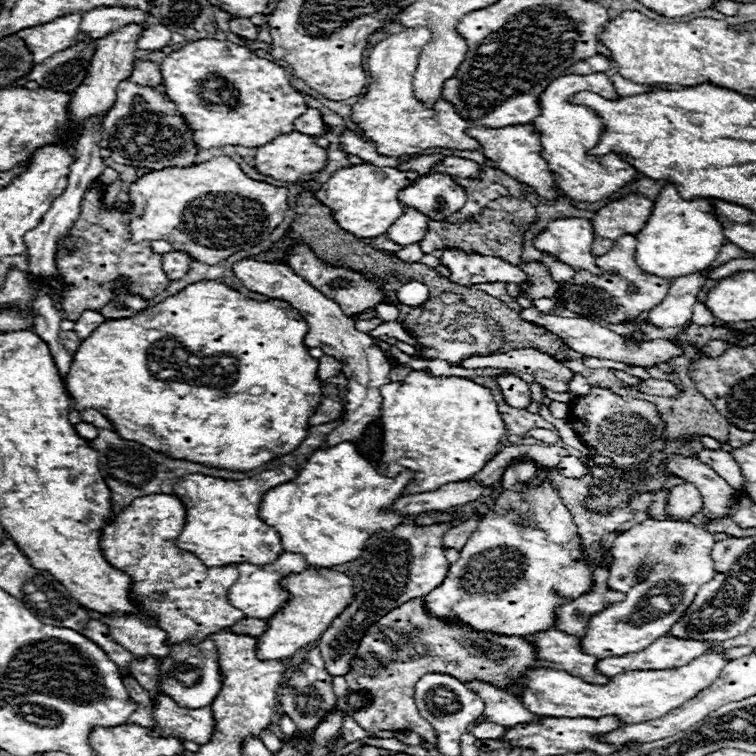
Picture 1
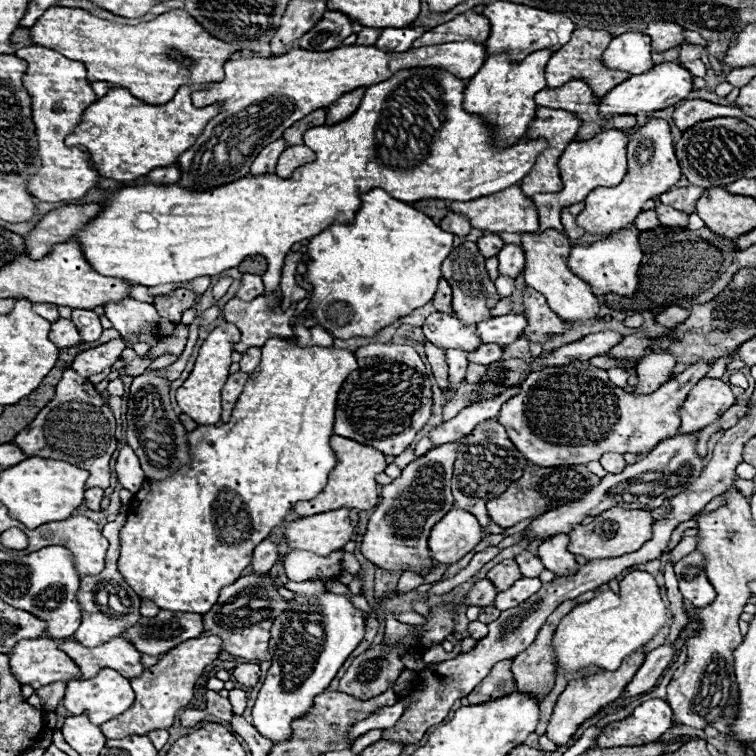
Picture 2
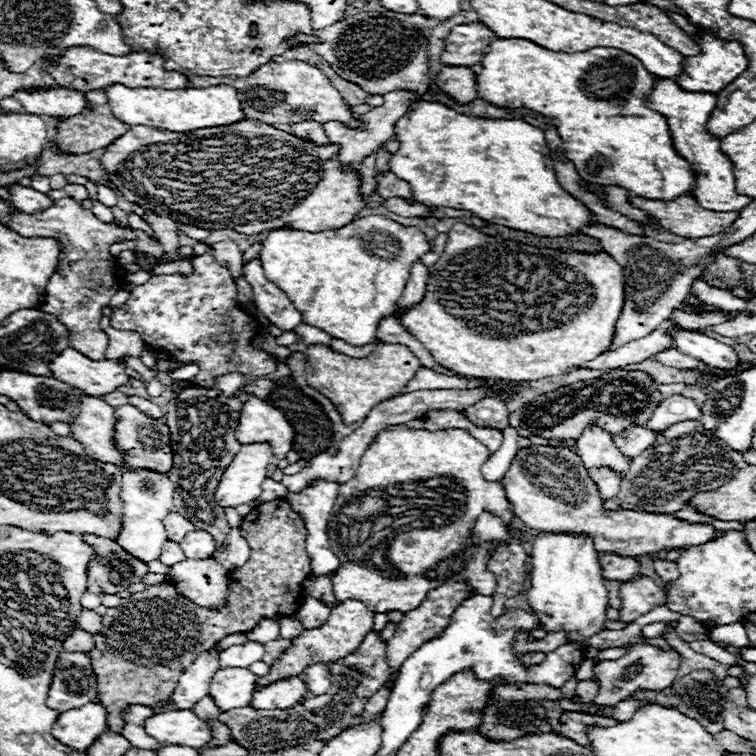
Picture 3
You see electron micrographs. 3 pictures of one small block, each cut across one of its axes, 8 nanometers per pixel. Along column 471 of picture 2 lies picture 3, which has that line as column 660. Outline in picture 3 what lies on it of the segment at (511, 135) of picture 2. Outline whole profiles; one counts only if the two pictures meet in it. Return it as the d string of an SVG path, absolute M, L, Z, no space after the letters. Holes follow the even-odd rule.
M658 78L658 84L654 86L654 92L650 96L650 108L662 112L662 116L670 120L670 132L674 132L674 144L678 144L678 152L682 152L682 156L686 156L688 160L694 160L694 164L702 168L702 184L698 184L698 192L694 192L694 198L698 200L698 204L718 212L734 212L734 210L740 212L752 202L752 198L736 192L732 162L720 150L720 138L716 138L714 134L706 130L706 122L716 108L714 94L684 92L674 80Z

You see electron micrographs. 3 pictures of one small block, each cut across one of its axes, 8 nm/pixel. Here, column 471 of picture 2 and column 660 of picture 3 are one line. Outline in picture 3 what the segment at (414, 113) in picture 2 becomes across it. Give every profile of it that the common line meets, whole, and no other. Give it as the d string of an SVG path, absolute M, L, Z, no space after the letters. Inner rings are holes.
M498 38L482 58L482 72L476 82L478 98L498 104L498 108L530 108L556 122L562 138L562 150L572 160L582 180L604 186L620 186L648 200L676 200L696 188L696 174L672 146L666 118L648 108L646 102L654 90L654 76L632 54L618 48L590 48L586 52L552 52L530 40Z

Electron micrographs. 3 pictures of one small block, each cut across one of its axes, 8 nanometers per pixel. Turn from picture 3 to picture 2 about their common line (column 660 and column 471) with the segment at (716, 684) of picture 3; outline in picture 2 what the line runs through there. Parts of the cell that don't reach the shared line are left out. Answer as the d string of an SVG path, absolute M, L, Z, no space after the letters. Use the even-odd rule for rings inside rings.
M500 660L500 664L496 664L492 672L470 692L468 702L486 704L486 702L498 700L500 696L508 696L508 692L514 692L516 682L510 666L512 666L512 660Z

